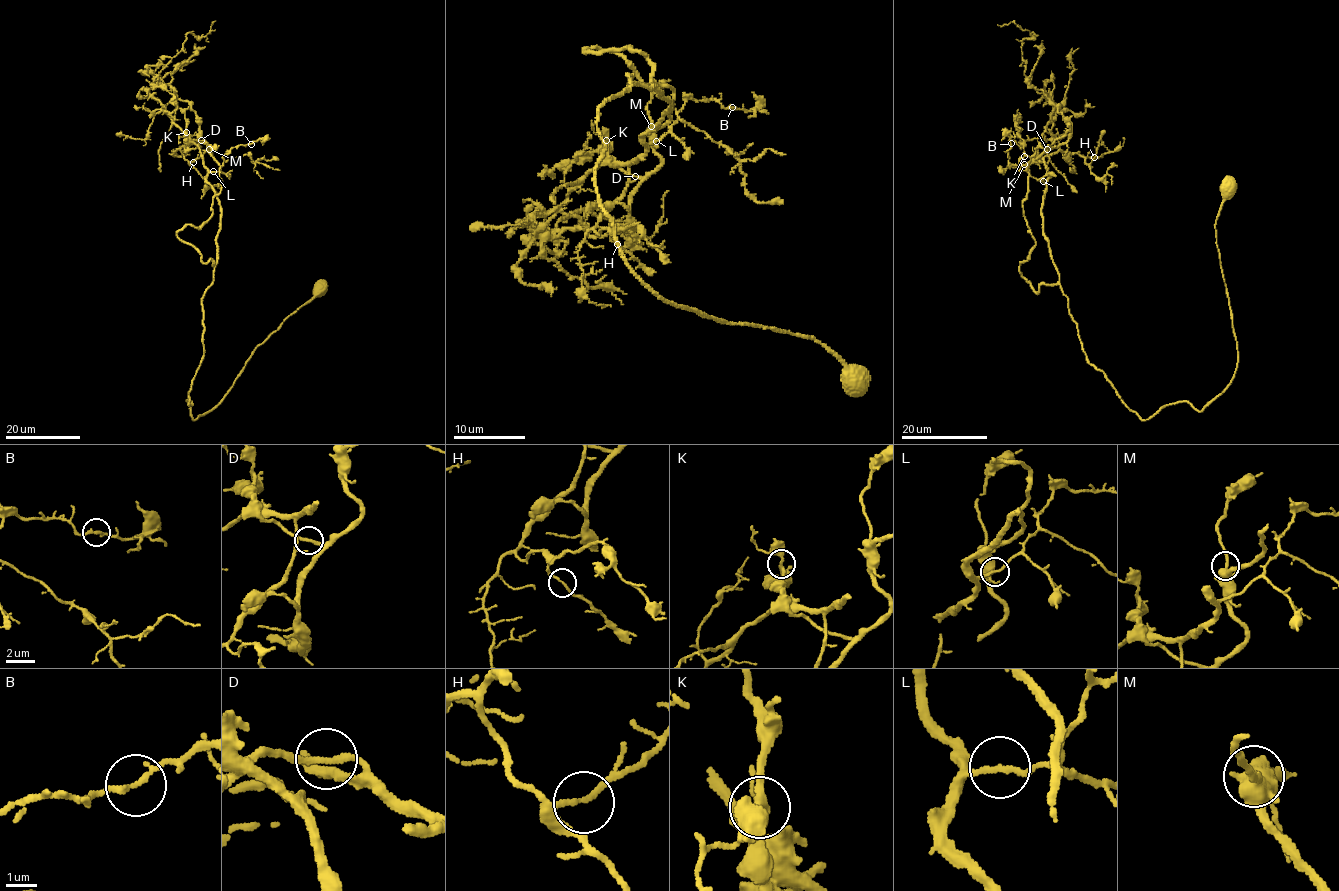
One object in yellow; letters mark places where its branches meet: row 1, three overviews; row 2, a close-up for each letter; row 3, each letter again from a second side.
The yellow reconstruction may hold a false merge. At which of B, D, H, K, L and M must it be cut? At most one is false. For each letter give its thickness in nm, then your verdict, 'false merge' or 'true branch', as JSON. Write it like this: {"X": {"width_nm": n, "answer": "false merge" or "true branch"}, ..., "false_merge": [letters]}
{"B": {"width_nm": 170, "answer": "true branch"}, "D": {"width_nm": 200, "answer": "true branch"}, "H": {"width_nm": 160, "answer": "true branch"}, "K": {"width_nm": 240, "answer": "true branch"}, "L": {"width_nm": 170, "answer": "true branch"}, "M": {"width_nm": 400, "answer": "true branch"}, "false_merge": []}

